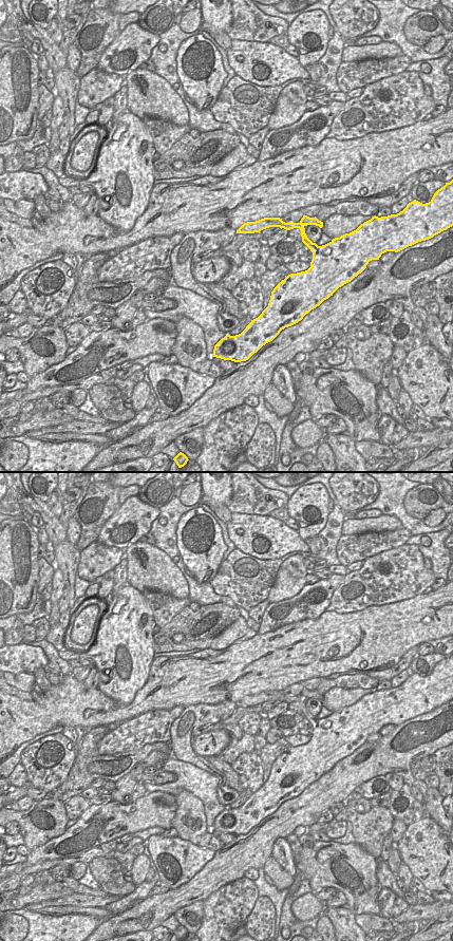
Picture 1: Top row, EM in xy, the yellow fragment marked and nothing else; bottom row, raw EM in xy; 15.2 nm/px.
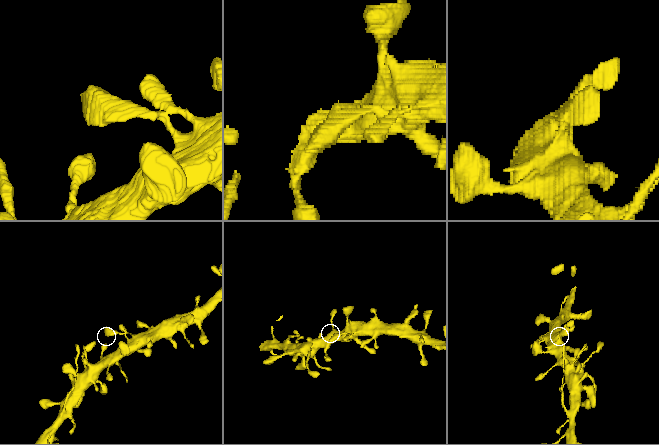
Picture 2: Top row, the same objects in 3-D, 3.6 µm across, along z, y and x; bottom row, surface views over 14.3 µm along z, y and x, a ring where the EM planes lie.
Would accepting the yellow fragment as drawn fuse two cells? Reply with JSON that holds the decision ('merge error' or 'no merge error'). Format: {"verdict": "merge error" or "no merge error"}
{"verdict": "no merge error"}

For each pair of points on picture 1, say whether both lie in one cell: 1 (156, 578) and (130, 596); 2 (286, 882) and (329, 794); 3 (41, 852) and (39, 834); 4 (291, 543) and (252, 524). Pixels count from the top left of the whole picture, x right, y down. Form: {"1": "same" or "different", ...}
{"1": "different", "2": "different", "3": "different", "4": "same"}

